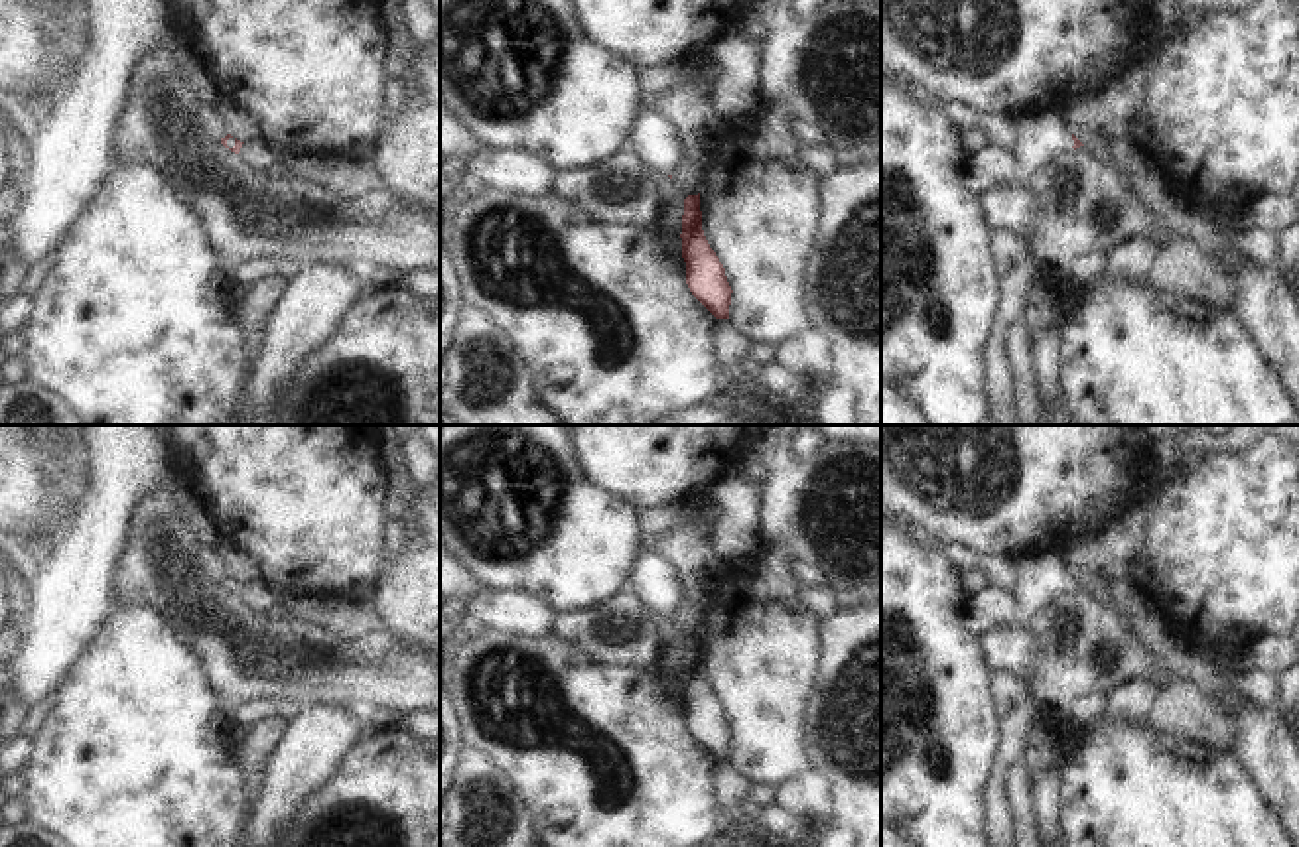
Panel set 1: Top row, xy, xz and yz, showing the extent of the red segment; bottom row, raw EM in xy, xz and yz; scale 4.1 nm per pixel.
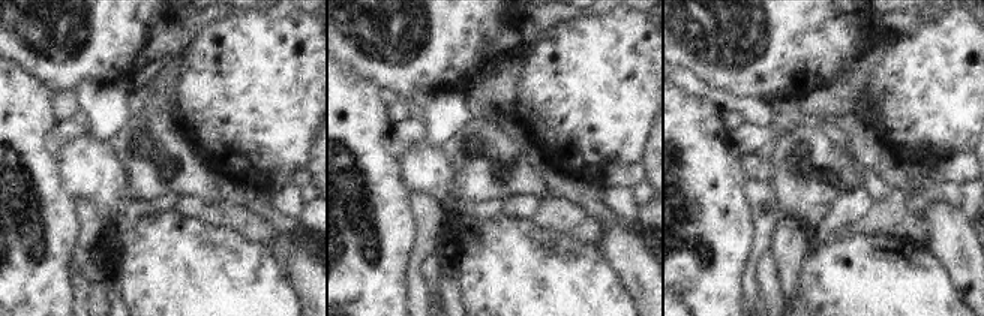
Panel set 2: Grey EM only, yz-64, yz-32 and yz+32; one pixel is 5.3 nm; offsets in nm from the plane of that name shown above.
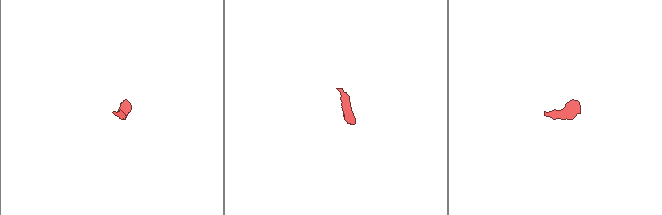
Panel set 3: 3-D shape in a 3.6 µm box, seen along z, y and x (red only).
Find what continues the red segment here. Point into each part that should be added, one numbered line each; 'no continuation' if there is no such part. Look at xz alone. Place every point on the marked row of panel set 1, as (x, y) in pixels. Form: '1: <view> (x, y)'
no continuation

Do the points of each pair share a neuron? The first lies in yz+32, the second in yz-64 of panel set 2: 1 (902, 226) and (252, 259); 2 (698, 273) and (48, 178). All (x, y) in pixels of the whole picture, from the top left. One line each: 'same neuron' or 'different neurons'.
1: different neurons
2: same neuron

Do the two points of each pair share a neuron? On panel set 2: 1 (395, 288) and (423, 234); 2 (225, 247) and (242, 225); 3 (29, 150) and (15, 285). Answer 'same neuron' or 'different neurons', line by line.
1: different neurons
2: different neurons
3: same neuron

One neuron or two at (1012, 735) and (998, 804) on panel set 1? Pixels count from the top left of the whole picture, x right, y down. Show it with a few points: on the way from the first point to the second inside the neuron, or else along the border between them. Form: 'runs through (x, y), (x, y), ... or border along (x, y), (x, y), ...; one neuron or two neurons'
runs through (1010, 753), (1002, 763), (998, 786); one neuron

